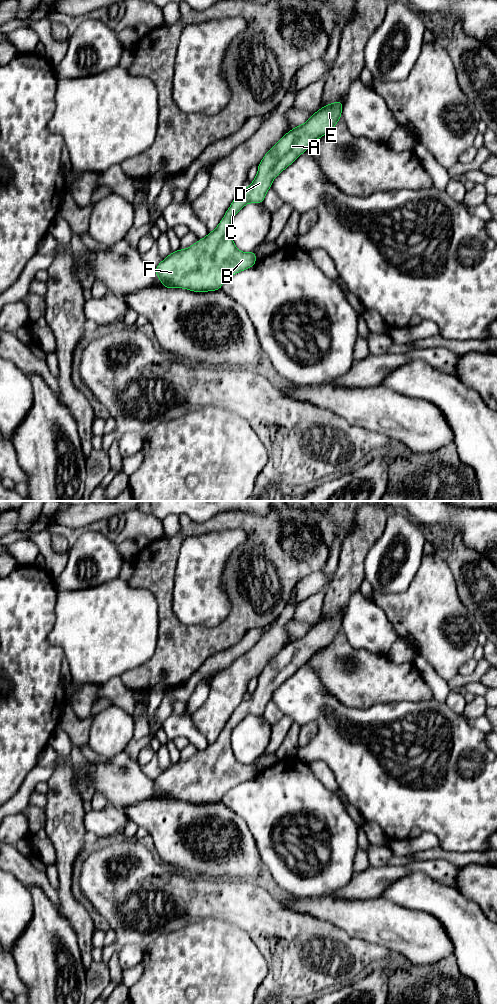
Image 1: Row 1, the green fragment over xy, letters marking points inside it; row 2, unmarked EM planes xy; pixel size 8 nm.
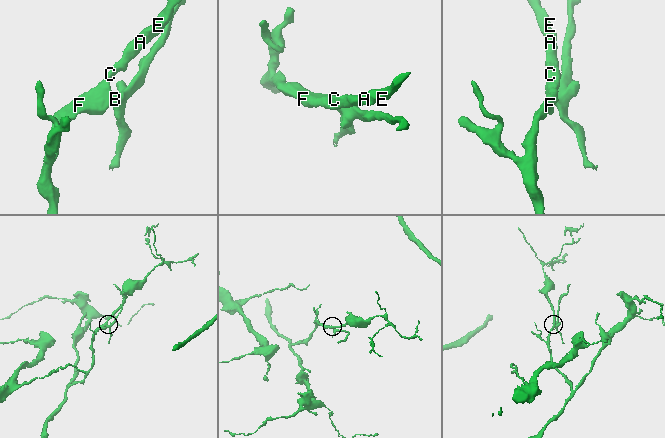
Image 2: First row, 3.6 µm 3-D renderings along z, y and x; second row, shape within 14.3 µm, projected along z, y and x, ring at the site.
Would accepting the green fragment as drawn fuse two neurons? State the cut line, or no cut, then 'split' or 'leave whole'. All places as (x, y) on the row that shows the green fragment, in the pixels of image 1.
no cut; leave whole

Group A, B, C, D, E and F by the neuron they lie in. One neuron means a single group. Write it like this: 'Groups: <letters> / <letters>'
Groups: A B C D E F

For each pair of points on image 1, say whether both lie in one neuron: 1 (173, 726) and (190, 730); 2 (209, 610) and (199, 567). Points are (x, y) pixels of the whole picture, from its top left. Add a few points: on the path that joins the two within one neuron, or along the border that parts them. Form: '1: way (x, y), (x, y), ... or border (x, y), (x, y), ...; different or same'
1: way (177, 726), (184, 726), (186, 728); same
2: way (200, 599), (199, 578); same

